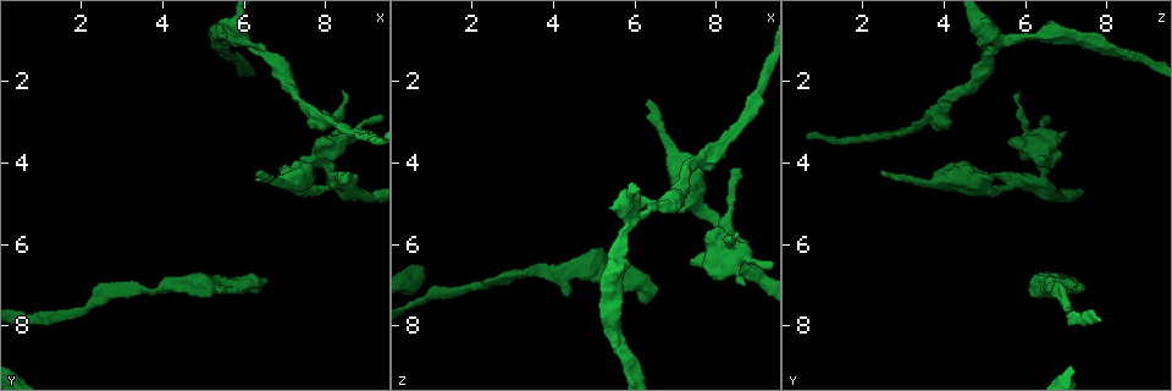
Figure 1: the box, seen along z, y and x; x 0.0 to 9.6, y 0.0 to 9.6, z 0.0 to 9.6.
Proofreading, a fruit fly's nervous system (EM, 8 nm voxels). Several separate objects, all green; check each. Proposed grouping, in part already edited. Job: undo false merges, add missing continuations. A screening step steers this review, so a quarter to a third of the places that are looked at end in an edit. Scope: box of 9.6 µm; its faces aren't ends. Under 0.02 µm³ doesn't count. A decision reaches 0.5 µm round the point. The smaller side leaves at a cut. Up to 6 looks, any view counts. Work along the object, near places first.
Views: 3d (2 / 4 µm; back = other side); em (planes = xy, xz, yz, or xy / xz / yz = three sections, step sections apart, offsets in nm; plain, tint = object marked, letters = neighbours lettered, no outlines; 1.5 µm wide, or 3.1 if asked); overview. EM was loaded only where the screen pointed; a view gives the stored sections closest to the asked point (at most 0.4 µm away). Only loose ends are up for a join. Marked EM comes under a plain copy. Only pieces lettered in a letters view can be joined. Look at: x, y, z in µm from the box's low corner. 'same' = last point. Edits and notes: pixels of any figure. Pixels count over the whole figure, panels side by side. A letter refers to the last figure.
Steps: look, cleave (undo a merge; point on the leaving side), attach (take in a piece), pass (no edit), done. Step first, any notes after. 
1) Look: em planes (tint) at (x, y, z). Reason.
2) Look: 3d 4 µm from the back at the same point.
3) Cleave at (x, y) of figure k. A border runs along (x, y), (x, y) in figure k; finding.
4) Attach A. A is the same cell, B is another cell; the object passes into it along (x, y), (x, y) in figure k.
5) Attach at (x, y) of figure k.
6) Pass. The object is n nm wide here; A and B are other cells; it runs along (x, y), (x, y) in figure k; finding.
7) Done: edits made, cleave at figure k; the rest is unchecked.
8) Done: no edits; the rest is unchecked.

Look: em xy step 4 (letters) at (8.45, 2.25, 5.95). An open end.

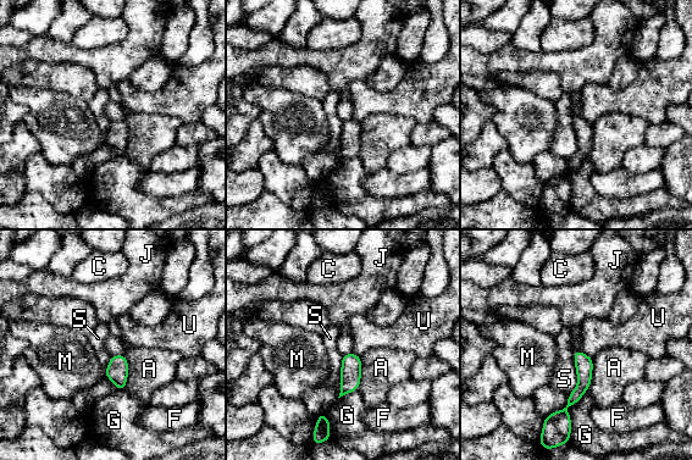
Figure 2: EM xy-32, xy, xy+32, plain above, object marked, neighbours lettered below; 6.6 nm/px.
Look: em planes (letters) at the same point. Cut it another way.

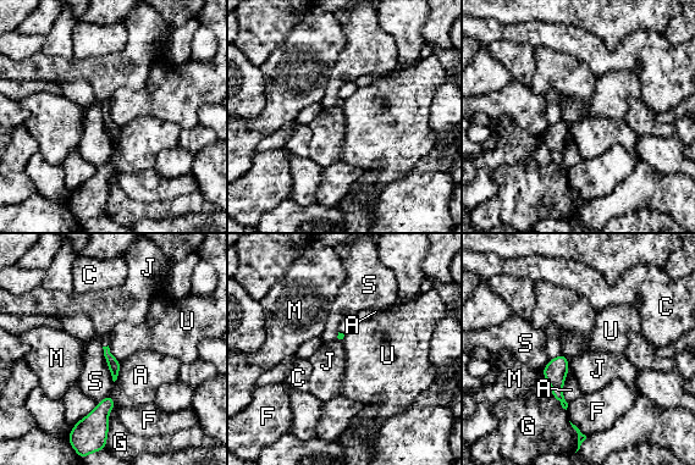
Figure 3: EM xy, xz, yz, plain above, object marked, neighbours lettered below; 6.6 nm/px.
Pass. The longest contact is with G, 200 nm; A, C, F, G, J, M, S and U are other cells; a border runs along (108, 346), (111, 354), (120, 363) in figure 3; none of them fits.

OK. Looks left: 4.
Look: em xz step 8 (letters) at (8.60, 4.20, 4.15).

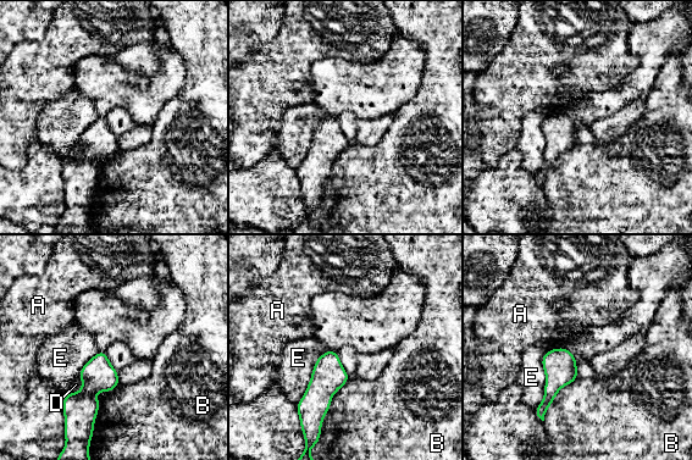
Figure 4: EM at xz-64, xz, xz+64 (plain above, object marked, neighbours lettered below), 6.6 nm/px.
Look: em planes (letters) at the same point.

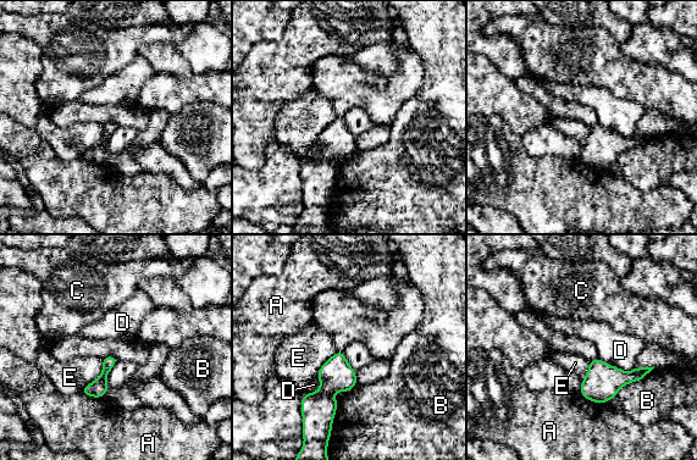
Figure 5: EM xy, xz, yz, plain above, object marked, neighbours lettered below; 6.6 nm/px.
Pass. The longest contact is with B, 320 nm; A, B, C, D and E are other cells; a border runs along (103, 359), (101, 372), (79, 391) in figure 5; no lettered piece goes on from it.

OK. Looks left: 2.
Look: em xy step 8 (tint) at (6.35, 4.20, 2.45). Branch stops here.

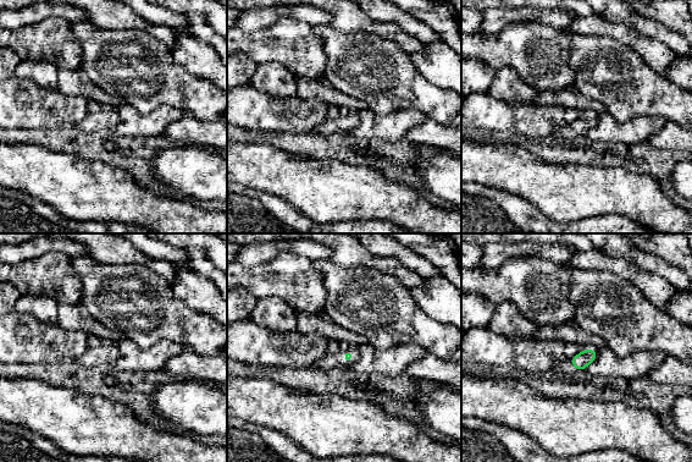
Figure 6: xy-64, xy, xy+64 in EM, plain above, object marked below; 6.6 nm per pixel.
Look: em planes (letters) at the same point. Another direction.

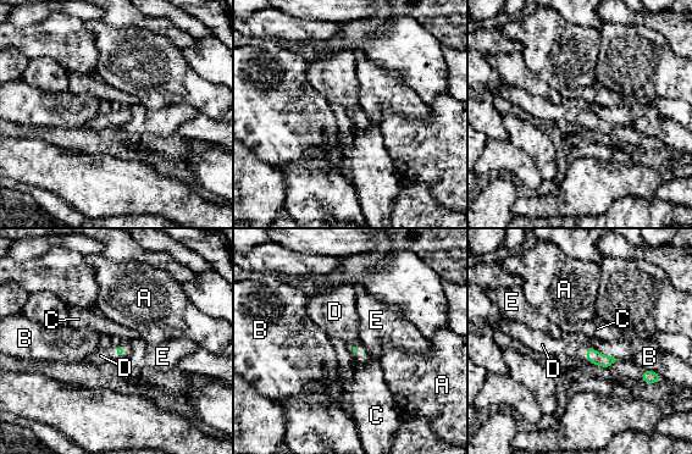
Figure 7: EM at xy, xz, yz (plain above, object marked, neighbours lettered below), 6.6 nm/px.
Attach D. The longest contact is with B, 160 nm; D is the same cell, A, B, C and E are other cells; the object passes into it along (120, 350), (115, 352), (100, 355) in figure 7; the cell continues.

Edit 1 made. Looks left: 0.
Done: edits made, attach at figure 7; the rest is unchecked.

